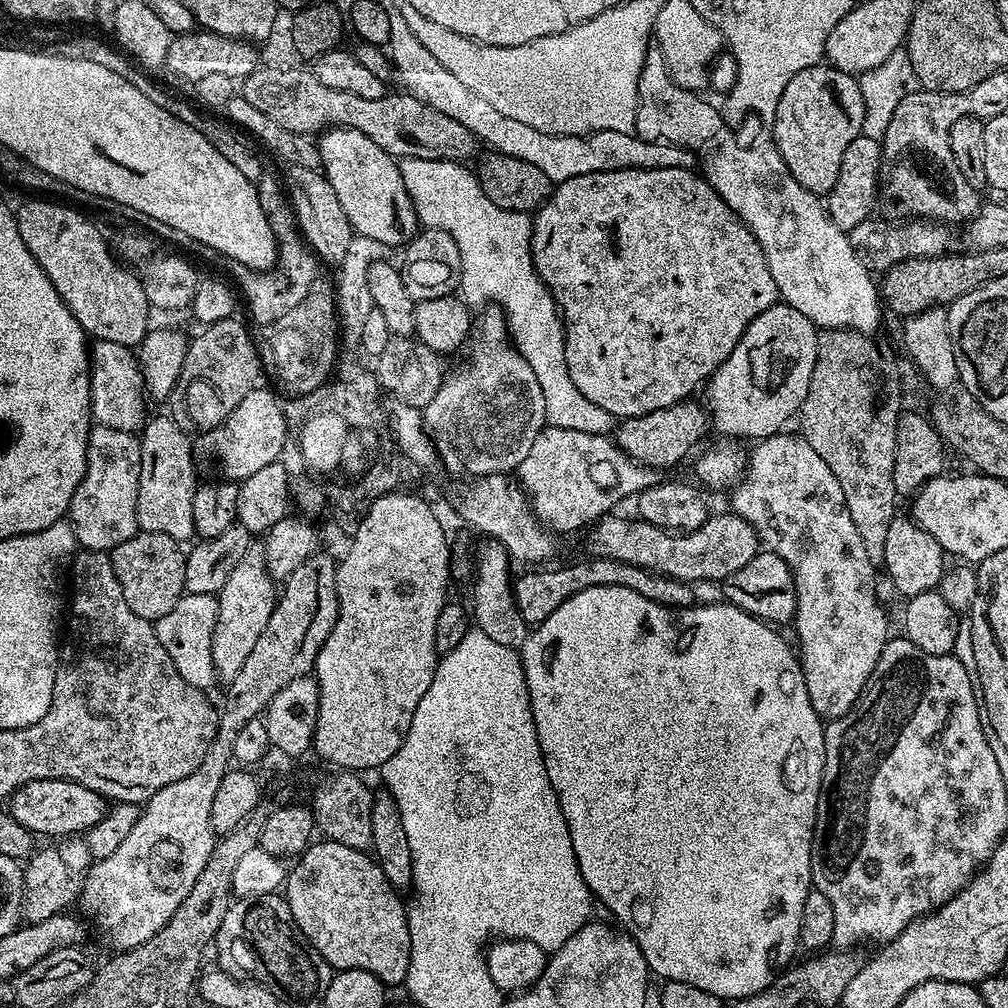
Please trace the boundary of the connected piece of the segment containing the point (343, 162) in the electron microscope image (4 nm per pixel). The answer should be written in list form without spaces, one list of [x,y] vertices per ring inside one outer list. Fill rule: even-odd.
[[[349,128],[327,129],[319,137],[318,147],[324,176],[330,186],[334,186],[334,194],[338,194],[338,203],[342,205],[346,218],[350,218],[350,226],[355,235],[374,238],[374,242],[382,242],[385,246],[404,246],[415,238],[421,222],[416,217],[414,202],[410,202],[410,194],[406,194],[406,184],[402,182],[397,157],[386,154],[386,150],[382,150],[382,146],[377,146],[375,142],[370,142],[366,134],[358,134],[358,130]]]

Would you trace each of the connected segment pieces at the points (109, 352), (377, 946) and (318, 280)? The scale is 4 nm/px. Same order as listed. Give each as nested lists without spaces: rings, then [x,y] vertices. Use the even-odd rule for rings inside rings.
[[[96,340],[90,348],[90,367],[93,421],[102,426],[110,426],[110,430],[139,433],[146,423],[146,415],[144,416],[146,393],[137,353],[126,346],[118,346],[118,342]]]
[[[327,838],[321,839],[321,841],[321,844],[319,842],[309,844],[300,853],[298,859],[293,863],[297,864],[293,868],[291,865],[290,871],[286,876],[286,883],[282,888],[282,895],[288,901],[292,921],[296,923],[297,930],[316,947],[318,954],[322,954],[322,958],[326,958],[326,962],[331,964],[333,969],[353,968],[354,970],[366,970],[378,977],[386,986],[392,986],[392,984],[403,985],[406,974],[410,970],[410,930],[408,929],[406,904],[400,901],[401,893],[392,887],[392,883],[386,878],[386,874],[382,874],[380,865],[376,863],[368,852],[359,852],[350,846],[339,844]]]
[[[319,274],[310,285],[306,298],[290,313],[283,315],[273,324],[269,324],[258,336],[258,351],[260,362],[265,373],[272,375],[272,380],[281,393],[289,392],[292,396],[304,398],[308,392],[318,390],[330,380],[337,367],[336,351],[341,351],[340,318],[336,314],[336,285],[331,275]]]

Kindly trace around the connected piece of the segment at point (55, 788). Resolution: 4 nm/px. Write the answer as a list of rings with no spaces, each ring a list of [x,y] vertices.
[[[35,780],[26,782],[13,792],[6,804],[6,811],[14,822],[20,823],[30,833],[40,836],[72,838],[87,833],[108,815],[110,804],[94,790],[69,780]]]

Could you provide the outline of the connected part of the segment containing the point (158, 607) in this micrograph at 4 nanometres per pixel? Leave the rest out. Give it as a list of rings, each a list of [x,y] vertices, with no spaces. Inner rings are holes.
[[[137,531],[134,538],[126,538],[122,546],[112,549],[110,555],[118,586],[122,586],[122,594],[138,618],[153,622],[160,620],[170,614],[185,595],[186,552],[180,548],[183,548],[181,541],[170,538],[170,534]]]

